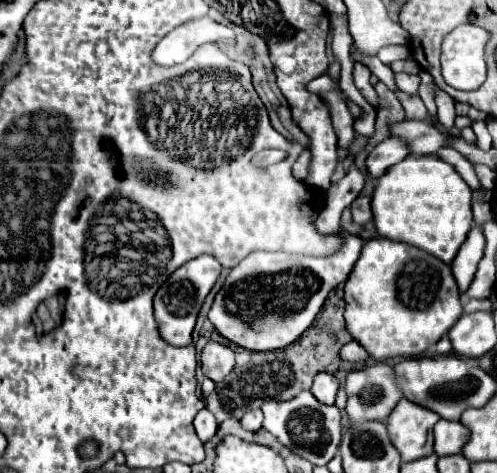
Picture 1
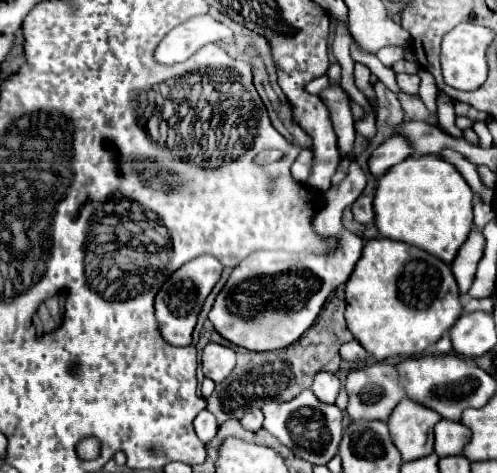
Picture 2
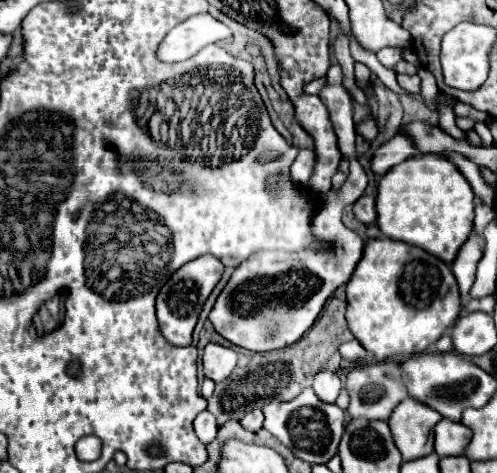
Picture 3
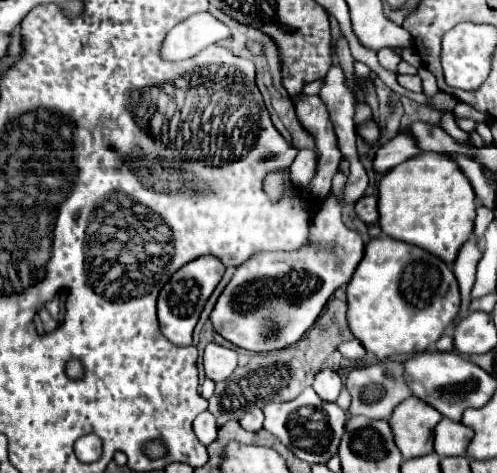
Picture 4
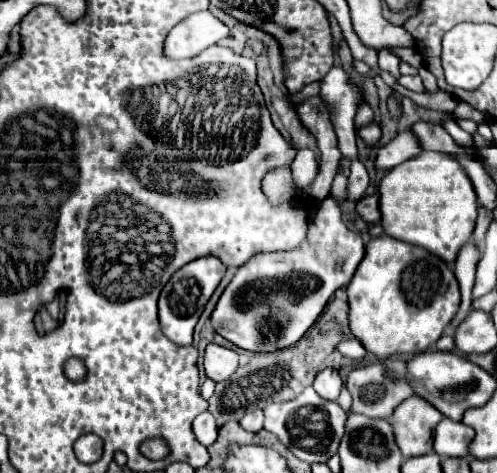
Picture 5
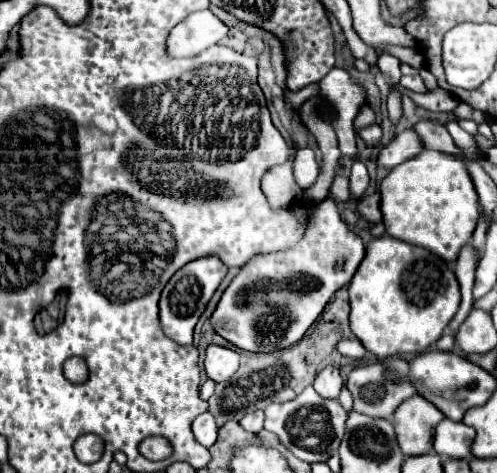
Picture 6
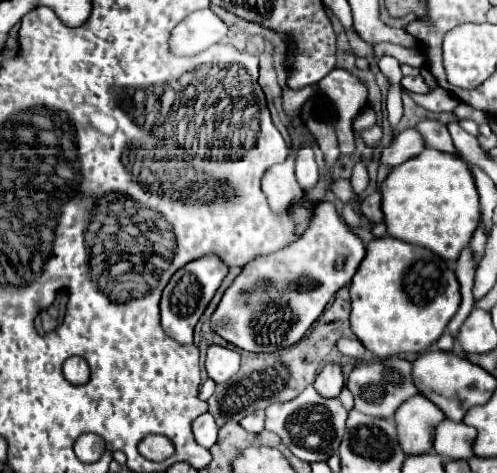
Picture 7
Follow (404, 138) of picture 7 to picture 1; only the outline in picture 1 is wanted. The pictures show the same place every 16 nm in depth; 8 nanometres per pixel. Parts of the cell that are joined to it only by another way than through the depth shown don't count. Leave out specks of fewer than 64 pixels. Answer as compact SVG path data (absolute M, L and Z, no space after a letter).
M386 138L366 158L366 168L372 178L380 178L390 166L398 164L408 154L408 148L398 138Z

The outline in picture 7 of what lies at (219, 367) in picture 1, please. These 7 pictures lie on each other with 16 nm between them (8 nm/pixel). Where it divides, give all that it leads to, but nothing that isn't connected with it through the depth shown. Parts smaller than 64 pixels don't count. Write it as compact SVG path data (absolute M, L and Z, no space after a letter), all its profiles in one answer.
M208 346L206 352L206 372L214 382L226 382L230 380L238 368L240 368L240 354L230 350L230 348L222 348L222 346Z

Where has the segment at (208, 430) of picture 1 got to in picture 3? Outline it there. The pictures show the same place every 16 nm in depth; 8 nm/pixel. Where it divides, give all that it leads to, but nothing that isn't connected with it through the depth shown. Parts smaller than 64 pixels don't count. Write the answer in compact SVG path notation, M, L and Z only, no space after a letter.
M204 410L204 412L200 412L200 414L196 416L196 420L194 420L194 432L196 432L196 436L198 436L204 444L208 444L208 442L214 440L216 430L218 430L216 418L214 418L208 410Z

